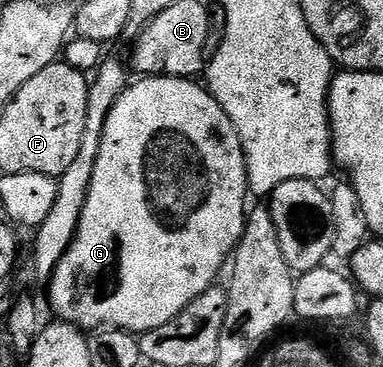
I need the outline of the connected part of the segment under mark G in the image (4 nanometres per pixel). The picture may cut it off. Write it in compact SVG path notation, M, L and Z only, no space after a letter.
M166 75L141 77L130 82L123 94L115 101L103 125L99 157L95 161L95 173L91 177L91 189L87 193L87 205L83 205L83 217L79 221L77 232L67 253L63 253L63 261L59 261L52 279L47 284L49 303L53 306L54 313L57 314L54 316L60 322L72 323L73 326L89 333L101 328L117 328L119 331L144 333L151 329L159 329L159 325L167 325L167 321L179 317L179 313L183 313L183 309L187 309L191 301L195 301L218 282L217 274L224 267L226 270L245 228L247 218L245 198L250 198L250 195L247 165L239 141L239 133L231 117L227 117L219 101L215 101L215 97L208 89L200 82L191 79L172 79Z

